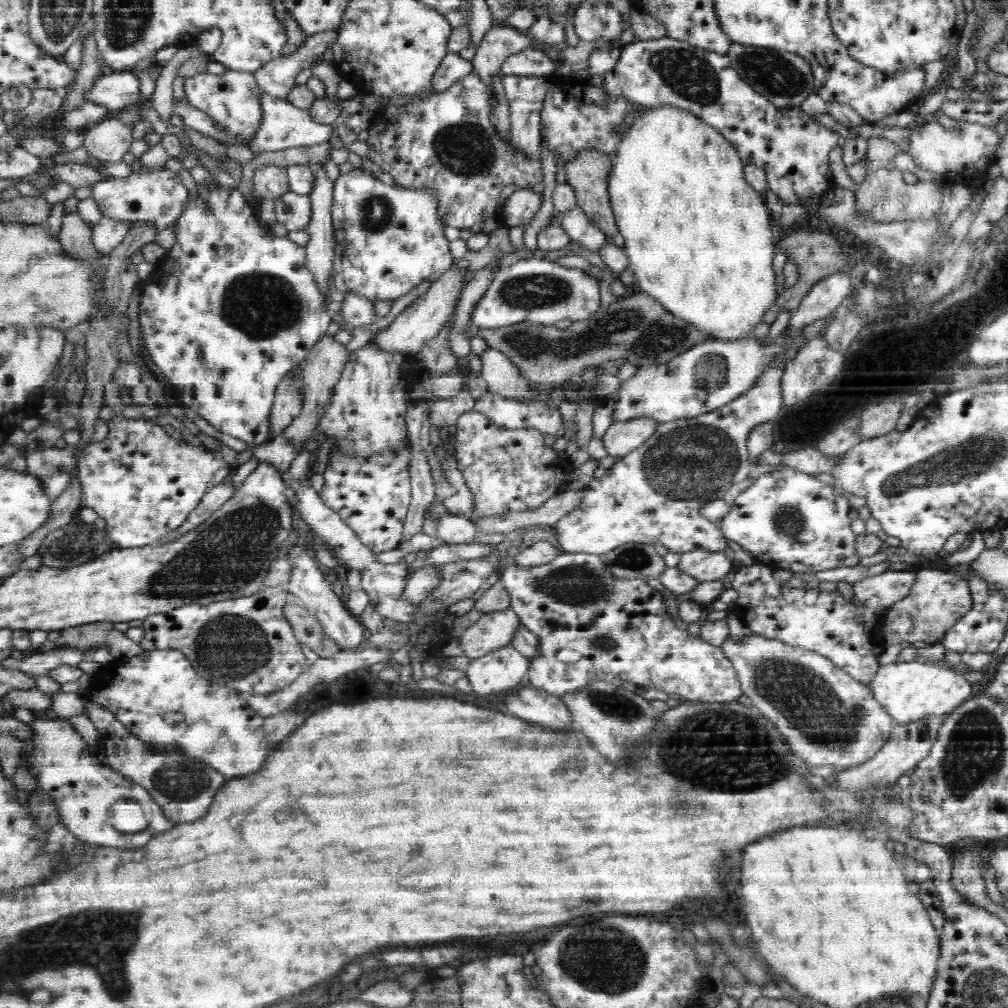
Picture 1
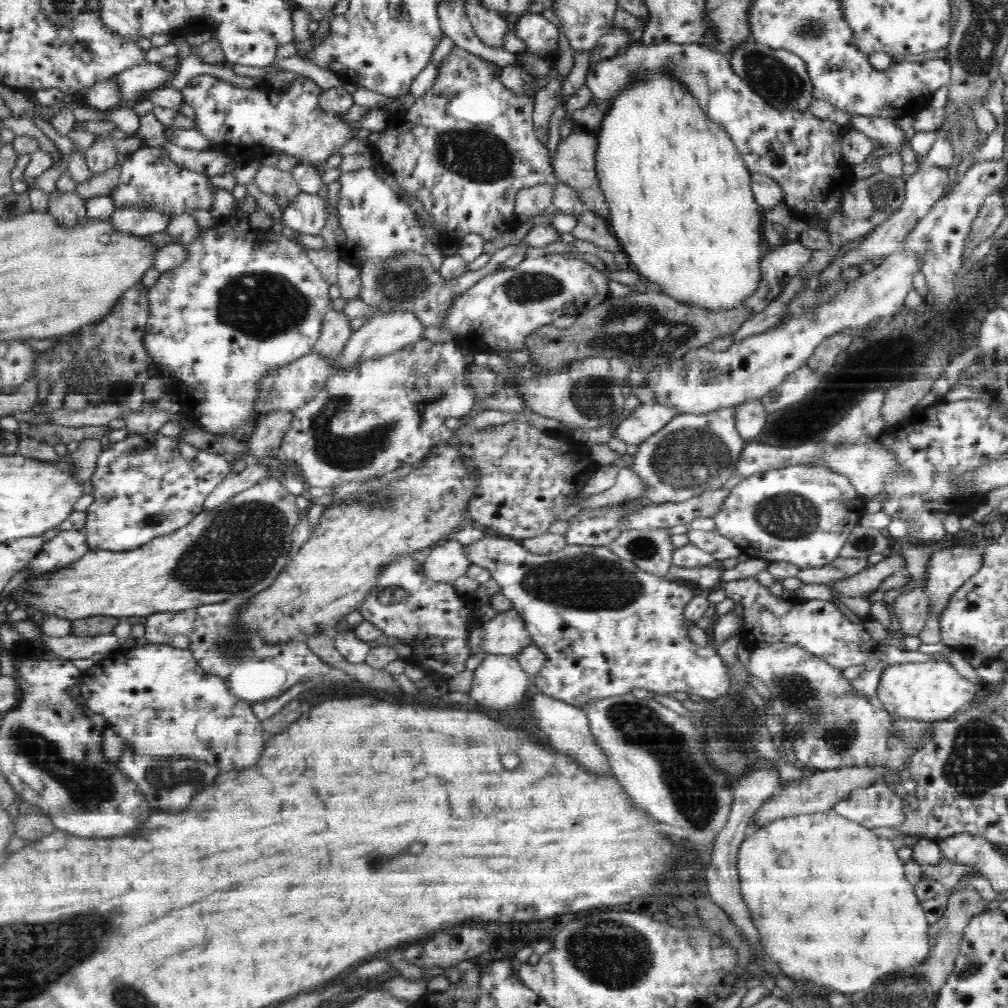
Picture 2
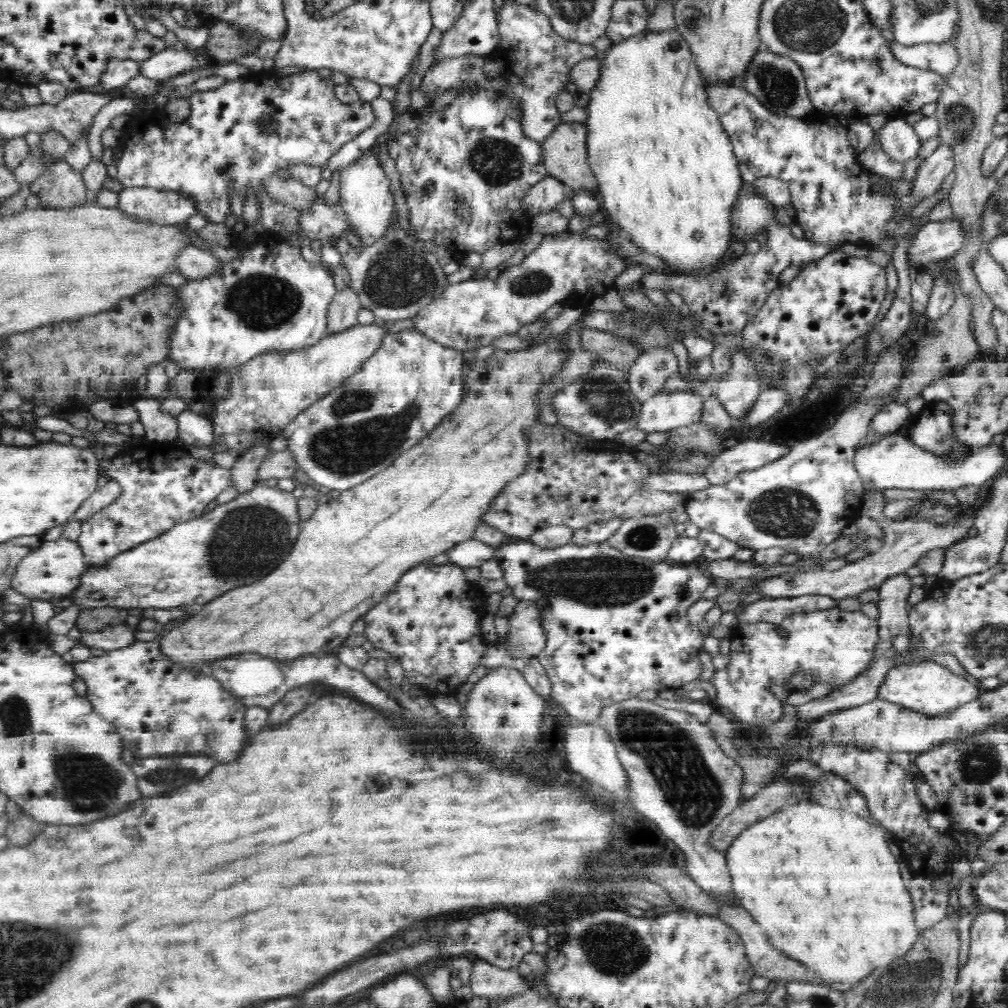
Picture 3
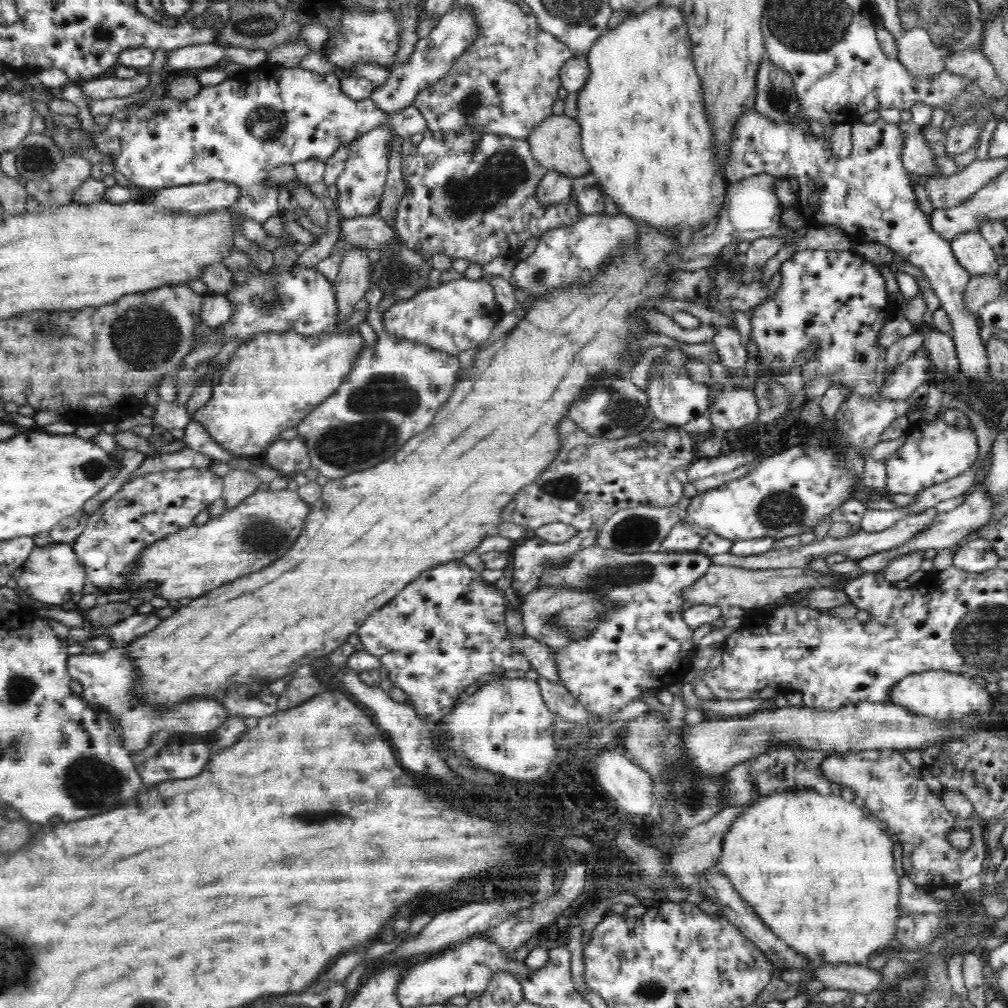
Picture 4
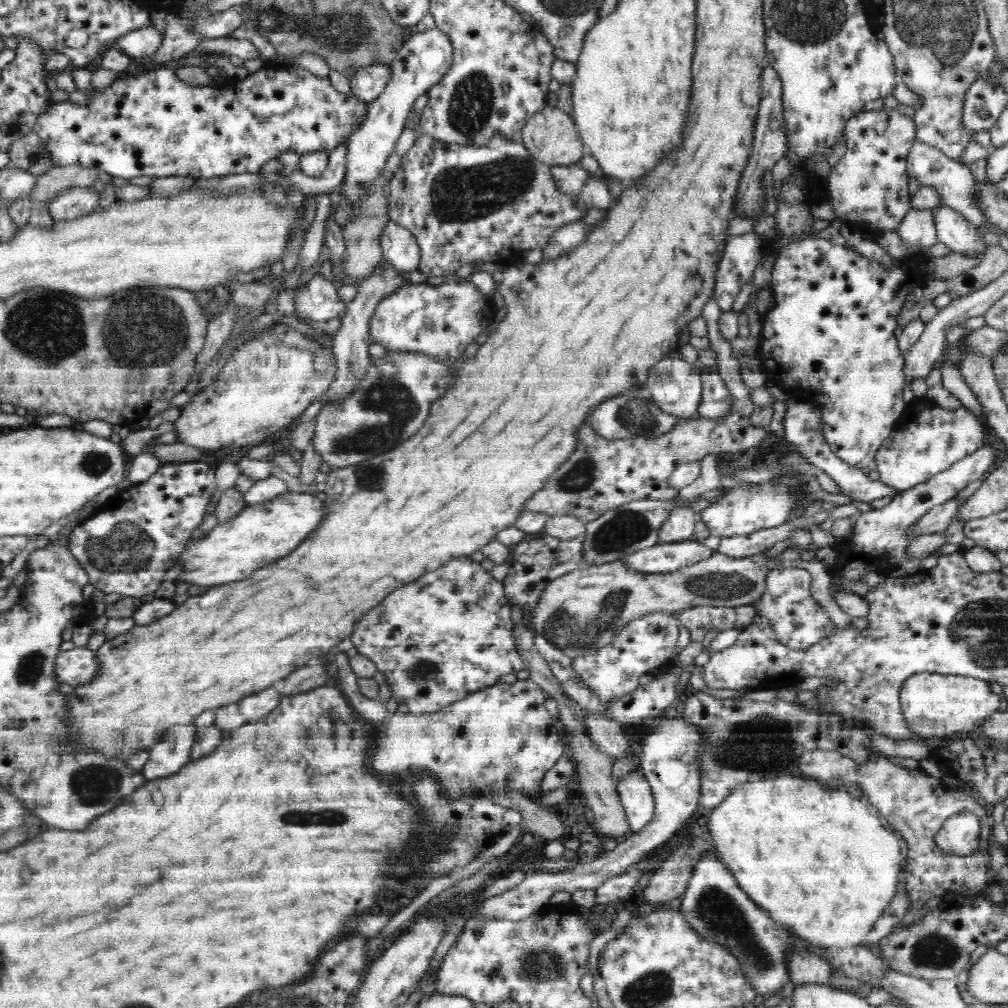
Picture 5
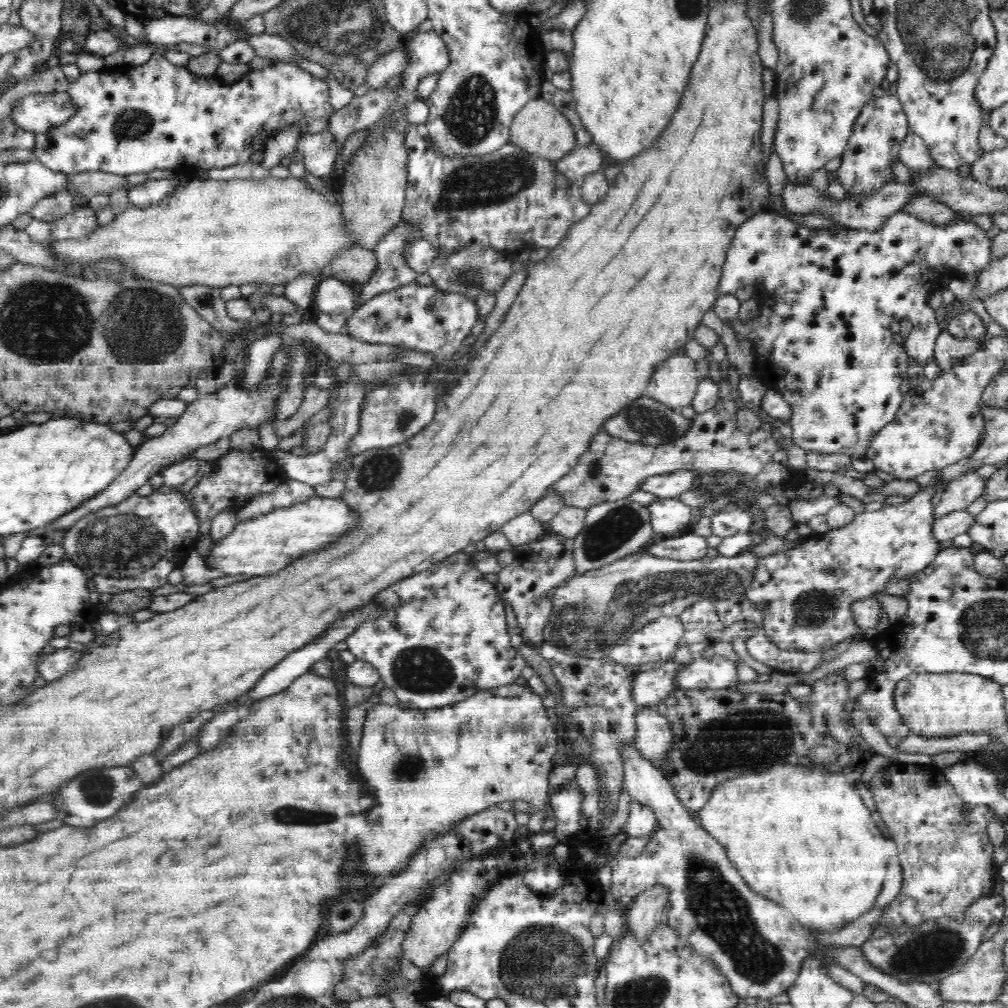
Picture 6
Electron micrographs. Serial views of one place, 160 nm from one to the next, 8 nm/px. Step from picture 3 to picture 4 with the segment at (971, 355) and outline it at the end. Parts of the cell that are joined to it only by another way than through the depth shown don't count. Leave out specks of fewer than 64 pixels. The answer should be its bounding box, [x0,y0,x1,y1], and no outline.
[963,277,1002,318]

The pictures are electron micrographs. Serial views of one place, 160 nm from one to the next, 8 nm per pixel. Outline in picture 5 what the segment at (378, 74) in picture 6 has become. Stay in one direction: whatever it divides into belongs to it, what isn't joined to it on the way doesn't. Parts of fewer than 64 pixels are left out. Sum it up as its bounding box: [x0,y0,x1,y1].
[350,65,392,102]

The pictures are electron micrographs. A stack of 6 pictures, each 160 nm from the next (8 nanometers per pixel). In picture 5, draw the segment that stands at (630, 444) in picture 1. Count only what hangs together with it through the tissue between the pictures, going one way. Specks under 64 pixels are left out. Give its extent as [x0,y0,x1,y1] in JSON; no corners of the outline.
[645,356,703,419]

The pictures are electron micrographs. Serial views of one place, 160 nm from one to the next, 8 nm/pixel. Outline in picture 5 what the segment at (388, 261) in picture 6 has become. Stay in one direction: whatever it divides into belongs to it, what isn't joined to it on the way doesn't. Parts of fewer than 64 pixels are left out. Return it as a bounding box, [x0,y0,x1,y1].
[324,260,406,402]

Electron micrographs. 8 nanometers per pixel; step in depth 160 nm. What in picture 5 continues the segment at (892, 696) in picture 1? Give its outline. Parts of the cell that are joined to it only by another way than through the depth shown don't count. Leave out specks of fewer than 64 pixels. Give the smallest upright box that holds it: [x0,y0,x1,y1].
[898,674,1000,741]

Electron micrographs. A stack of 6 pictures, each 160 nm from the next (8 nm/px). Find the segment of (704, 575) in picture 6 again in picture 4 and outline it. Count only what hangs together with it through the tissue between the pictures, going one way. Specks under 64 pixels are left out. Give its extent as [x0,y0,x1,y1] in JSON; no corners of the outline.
[519,565,852,650]

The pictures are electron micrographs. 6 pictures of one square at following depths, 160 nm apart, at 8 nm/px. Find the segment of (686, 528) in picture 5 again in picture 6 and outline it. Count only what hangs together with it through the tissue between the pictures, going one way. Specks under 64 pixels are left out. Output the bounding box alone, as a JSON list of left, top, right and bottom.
[647,497,696,535]

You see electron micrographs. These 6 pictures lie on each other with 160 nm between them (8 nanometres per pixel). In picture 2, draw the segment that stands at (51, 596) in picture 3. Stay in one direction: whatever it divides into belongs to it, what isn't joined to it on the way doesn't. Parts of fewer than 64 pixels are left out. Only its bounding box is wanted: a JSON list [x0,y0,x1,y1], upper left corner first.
[30,529,90,576]

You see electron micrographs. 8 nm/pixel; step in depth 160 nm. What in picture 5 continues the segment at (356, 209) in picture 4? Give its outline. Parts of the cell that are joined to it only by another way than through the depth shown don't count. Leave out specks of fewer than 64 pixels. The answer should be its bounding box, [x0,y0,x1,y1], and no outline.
[339,27,452,211]

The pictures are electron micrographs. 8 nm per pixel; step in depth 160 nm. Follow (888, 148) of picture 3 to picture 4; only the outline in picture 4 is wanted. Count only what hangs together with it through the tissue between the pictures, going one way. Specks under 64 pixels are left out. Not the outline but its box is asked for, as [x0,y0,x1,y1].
[896,121,935,175]

